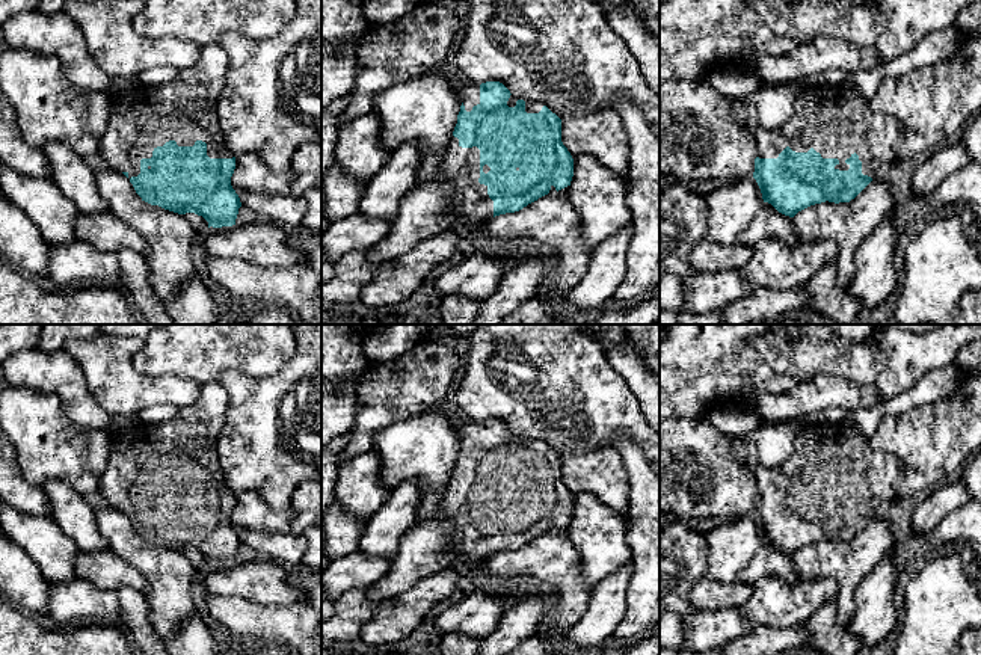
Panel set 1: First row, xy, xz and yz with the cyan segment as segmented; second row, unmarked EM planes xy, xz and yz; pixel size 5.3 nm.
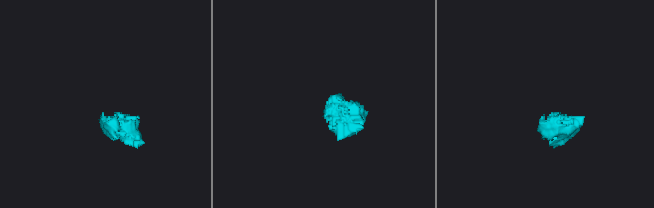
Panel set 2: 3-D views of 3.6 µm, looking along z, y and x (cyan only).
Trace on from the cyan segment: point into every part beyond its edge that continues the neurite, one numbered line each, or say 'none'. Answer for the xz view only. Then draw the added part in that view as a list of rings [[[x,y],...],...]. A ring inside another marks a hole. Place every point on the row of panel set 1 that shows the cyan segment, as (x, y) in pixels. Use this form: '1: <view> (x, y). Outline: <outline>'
1: xz (473, 206). Outline: [[[453,136],[450,146],[442,155],[438,175],[448,180],[454,189],[451,213],[459,223],[469,228],[487,223],[494,219],[494,201],[487,195],[487,186],[480,184],[480,149],[462,148]]]

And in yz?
1: yz (836, 121). Outline: [[[853,85],[807,88],[798,95],[798,112],[783,127],[756,130],[756,157],[777,158],[789,146],[795,152],[813,148],[823,158],[838,158],[835,169],[848,171],[845,163],[854,152],[862,161],[862,174],[875,180],[896,160],[901,145],[901,124],[892,115],[875,113]]]

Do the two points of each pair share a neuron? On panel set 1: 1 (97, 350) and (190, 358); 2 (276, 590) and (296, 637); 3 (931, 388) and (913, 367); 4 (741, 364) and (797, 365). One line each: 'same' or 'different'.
1: different
2: different
3: different
4: different

